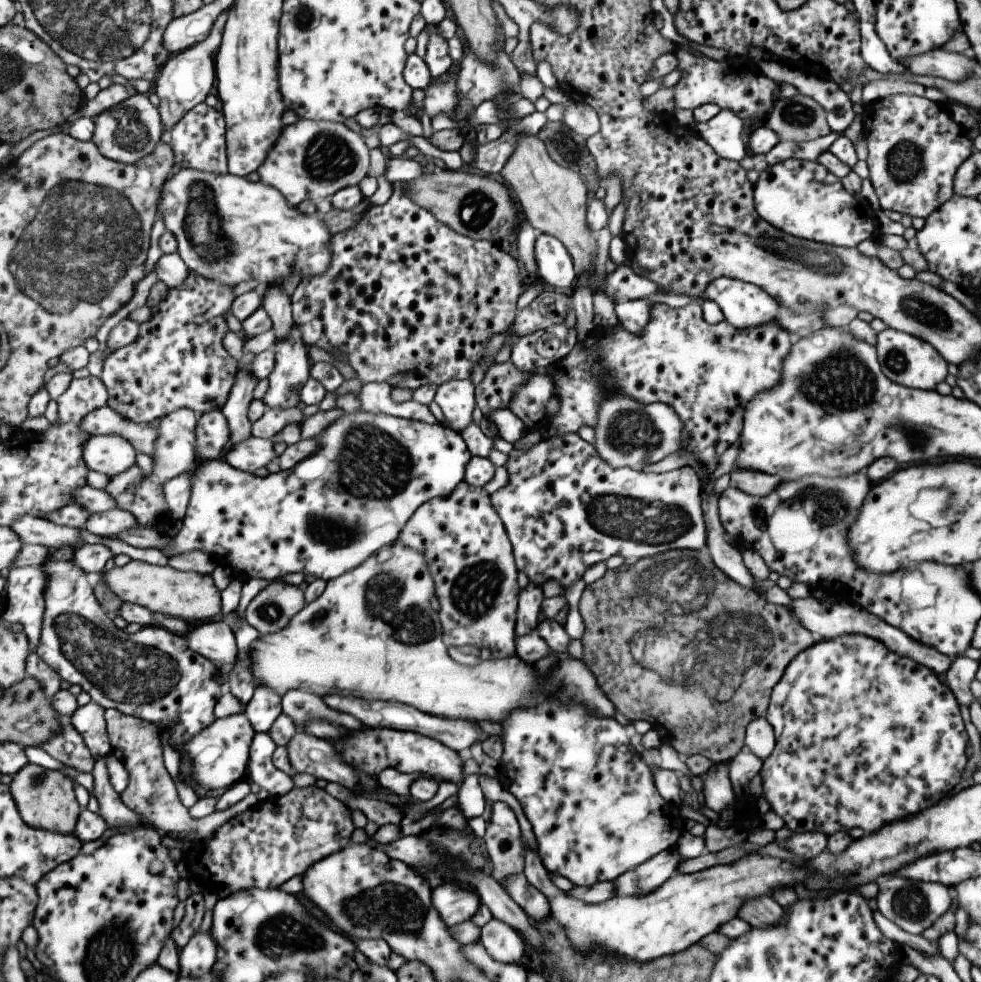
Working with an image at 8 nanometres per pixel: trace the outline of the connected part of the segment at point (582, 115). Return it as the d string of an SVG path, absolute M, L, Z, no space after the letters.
M567 99L563 105L562 122L583 138L593 136L599 130L597 113L581 100Z

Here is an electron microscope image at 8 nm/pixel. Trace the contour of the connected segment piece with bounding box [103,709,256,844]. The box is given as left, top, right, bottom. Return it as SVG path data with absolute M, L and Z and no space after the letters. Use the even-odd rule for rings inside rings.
M107 709L103 712L103 716L110 744L109 753L123 763L128 774L127 786L120 794L121 802L129 810L145 818L146 826L153 827L155 830L163 830L163 832L175 832L175 834L178 832L181 837L185 834L195 834L192 844L209 842L209 838L213 836L217 828L221 828L221 824L249 810L252 804L255 804L255 794L249 792L243 799L225 810L215 810L200 819L191 818L187 813L187 808L179 803L175 785L163 767L161 743L159 742L160 729L155 728L151 722L123 714L117 709Z

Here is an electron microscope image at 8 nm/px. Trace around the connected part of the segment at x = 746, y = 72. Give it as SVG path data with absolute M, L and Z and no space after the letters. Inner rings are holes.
M679 44L675 45L672 54L677 60L675 70L680 72L679 80L672 86L674 108L692 111L704 104L714 104L720 110L731 110L735 116L739 116L741 122L745 119L751 122L754 118L763 120L773 102L780 99L779 84L767 78L753 62L740 55L715 61L701 54L695 56L687 46Z

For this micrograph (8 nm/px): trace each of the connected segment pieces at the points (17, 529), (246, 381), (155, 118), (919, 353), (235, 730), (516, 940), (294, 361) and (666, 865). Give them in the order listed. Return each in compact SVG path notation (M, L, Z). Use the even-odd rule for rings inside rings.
M23 515L13 520L9 528L15 532L17 540L22 544L41 545L52 550L71 546L75 550L83 543L75 528L57 526L33 515Z
M251 353L241 354L241 358L237 360L235 383L229 390L225 404L220 408L225 420L227 420L227 428L230 432L229 442L232 445L239 444L250 436L251 422L247 418L247 410L249 403L253 400L251 392L257 381L250 376L248 365L254 356Z
M135 93L125 100L111 106L93 118L93 136L91 142L95 144L101 156L121 164L135 164L147 160L154 152L154 146L160 142L161 121L159 111L147 99L148 94Z
M886 327L876 334L875 349L883 376L895 384L917 390L935 390L935 386L947 376L947 363L937 350L925 340L919 340L907 332Z
M238 712L213 720L209 726L197 732L191 740L183 744L183 754L191 760L191 778L193 784L207 790L229 788L245 777L248 752L254 730L245 718L244 712Z
M489 919L478 932L487 956L495 962L516 964L525 961L521 934L505 922Z
M297 326L291 328L291 332L283 338L283 340L276 340L271 347L274 354L275 365L271 370L271 373L266 377L269 381L267 391L262 397L263 404L266 408L279 408L279 410L285 410L285 408L293 408L298 403L298 392L301 387L309 378L309 364L307 347L301 340L301 332L297 330Z
M672 846L655 856L648 858L645 862L627 872L620 874L613 884L614 896L645 896L659 888L665 880L675 874L678 850Z

